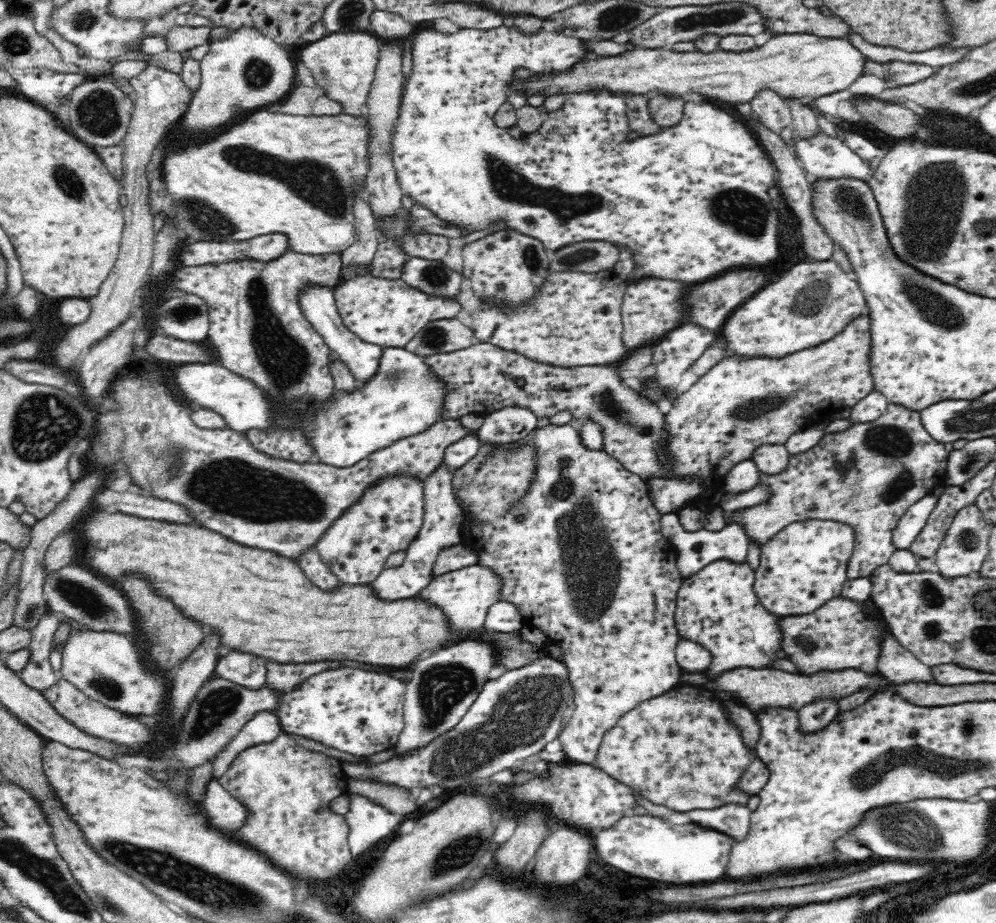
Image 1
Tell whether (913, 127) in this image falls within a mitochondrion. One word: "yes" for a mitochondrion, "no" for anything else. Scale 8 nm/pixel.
no

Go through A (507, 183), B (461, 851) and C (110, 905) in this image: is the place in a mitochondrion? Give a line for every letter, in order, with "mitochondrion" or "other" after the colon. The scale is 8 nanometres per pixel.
A: mitochondrion
B: mitochondrion
C: mitochondrion

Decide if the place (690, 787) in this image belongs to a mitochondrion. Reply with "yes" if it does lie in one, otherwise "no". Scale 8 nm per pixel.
yes

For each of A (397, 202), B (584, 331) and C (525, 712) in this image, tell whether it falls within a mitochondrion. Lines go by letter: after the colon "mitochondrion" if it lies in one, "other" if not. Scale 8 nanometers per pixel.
A: other
B: other
C: mitochondrion

